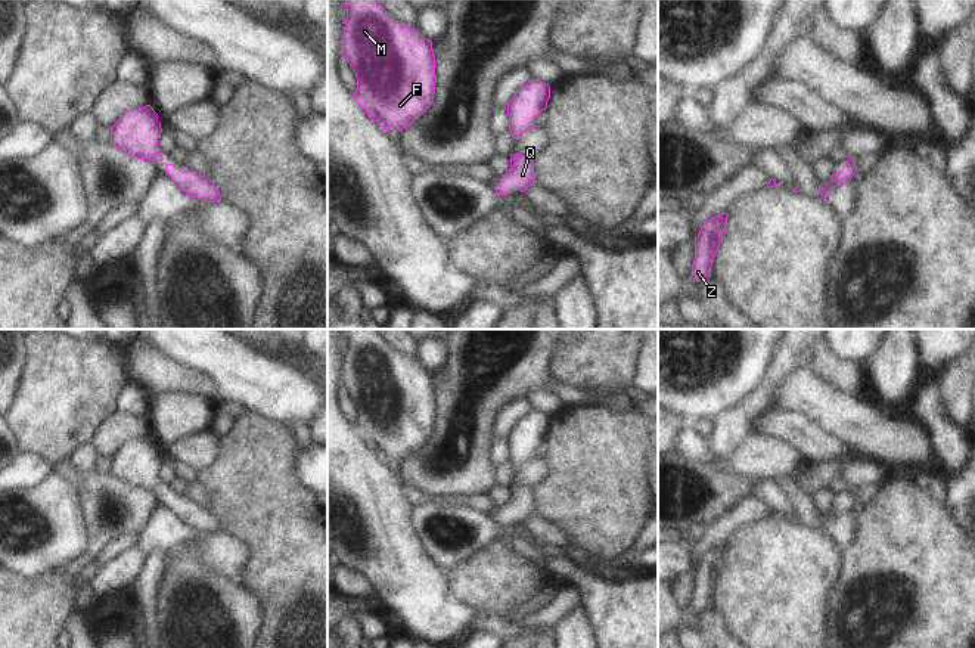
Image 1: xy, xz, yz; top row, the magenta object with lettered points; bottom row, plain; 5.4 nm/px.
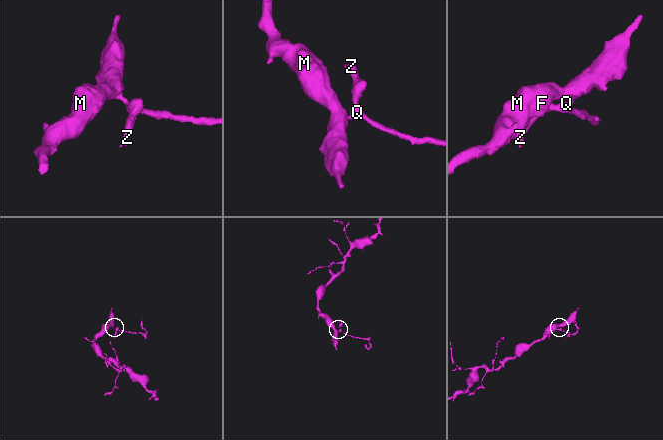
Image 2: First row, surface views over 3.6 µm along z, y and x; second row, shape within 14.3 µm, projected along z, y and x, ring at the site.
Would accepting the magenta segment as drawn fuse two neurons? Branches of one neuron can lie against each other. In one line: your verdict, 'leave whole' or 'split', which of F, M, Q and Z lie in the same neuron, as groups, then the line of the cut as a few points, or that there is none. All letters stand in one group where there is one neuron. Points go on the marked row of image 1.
leave whole; groups F M Q Z; cut none

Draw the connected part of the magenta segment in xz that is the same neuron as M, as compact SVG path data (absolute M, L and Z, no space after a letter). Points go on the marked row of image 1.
M345 0L347 19L341 50L357 78L355 102L384 130L403 130L431 106L435 93L432 41L417 30L398 24L379 0Z

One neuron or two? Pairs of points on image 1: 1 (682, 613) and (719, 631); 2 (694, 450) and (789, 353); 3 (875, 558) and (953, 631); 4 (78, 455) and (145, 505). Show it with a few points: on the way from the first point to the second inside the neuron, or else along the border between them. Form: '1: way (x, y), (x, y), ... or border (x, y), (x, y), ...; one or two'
1: way (691, 619), (710, 625); one
2: border (708, 440), (708, 449), (713, 456); two
3: way (897, 571), (918, 583), (918, 595), (931, 608); one
4: way (89, 473), (105, 489), (120, 495), (127, 502); one

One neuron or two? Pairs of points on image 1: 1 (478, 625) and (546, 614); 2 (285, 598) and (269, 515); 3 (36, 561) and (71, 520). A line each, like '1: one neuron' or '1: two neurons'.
1: one neuron
2: one neuron
3: one neuron

